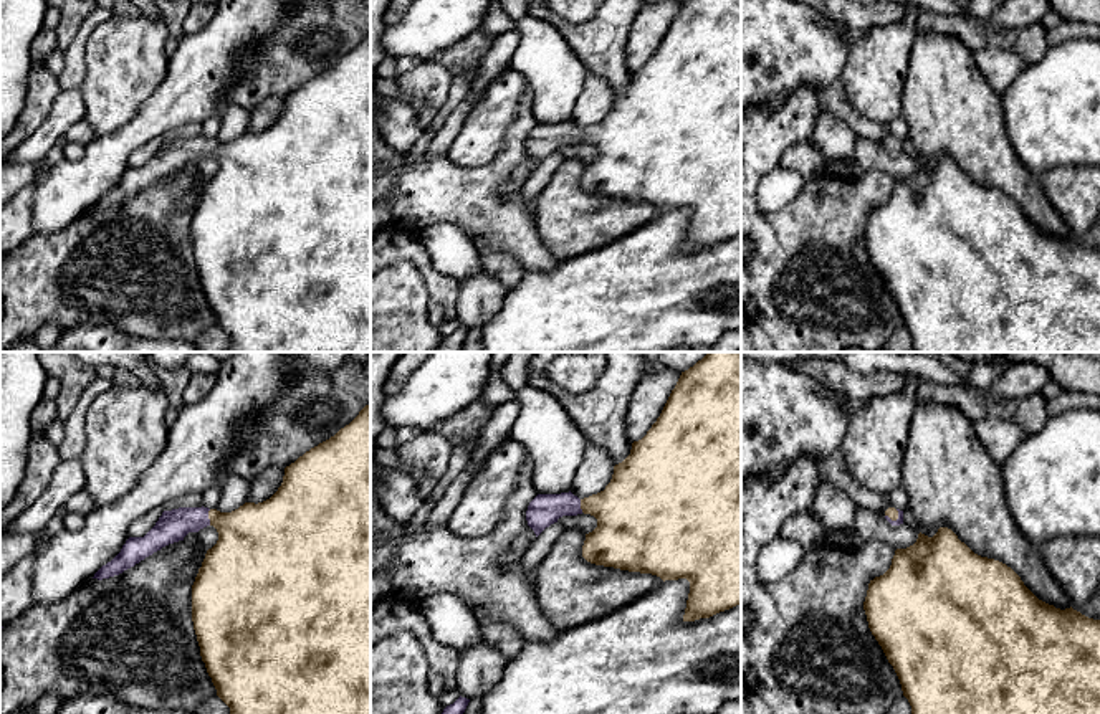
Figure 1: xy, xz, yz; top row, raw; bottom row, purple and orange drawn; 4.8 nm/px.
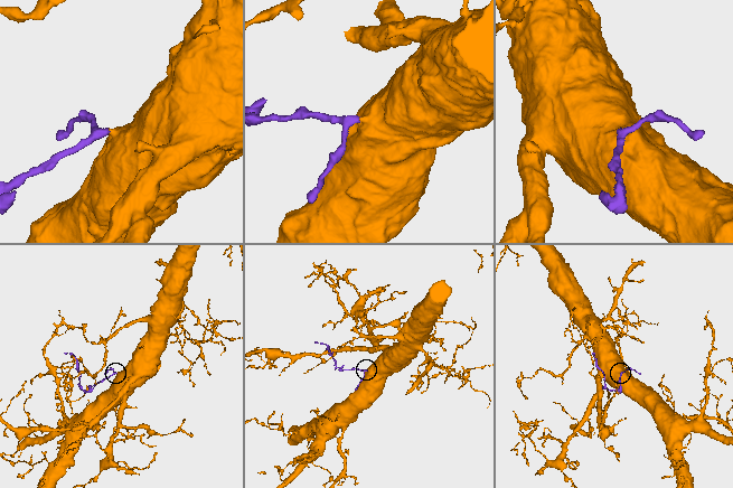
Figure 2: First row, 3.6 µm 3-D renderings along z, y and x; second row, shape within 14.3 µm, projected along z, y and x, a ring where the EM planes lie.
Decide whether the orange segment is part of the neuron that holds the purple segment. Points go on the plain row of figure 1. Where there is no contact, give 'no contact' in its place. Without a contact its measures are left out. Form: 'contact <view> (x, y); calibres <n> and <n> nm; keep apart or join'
contact xy (207, 147); calibres 160 and 340 nm; join

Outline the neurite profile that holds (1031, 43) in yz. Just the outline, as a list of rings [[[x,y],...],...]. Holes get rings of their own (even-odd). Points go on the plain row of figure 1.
[[[918,8],[915,31],[936,31],[958,38],[969,50],[1004,48],[1019,55],[1026,64],[1037,63],[1049,50],[1047,30],[1039,23],[1021,30],[1004,30],[989,20],[978,20],[969,15],[941,15]]]

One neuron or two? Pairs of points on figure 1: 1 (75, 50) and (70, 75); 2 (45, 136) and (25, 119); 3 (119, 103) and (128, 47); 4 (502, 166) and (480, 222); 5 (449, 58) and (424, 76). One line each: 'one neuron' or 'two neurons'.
1: one neuron
2: two neurons
3: one neuron
4: one neuron
5: two neurons

